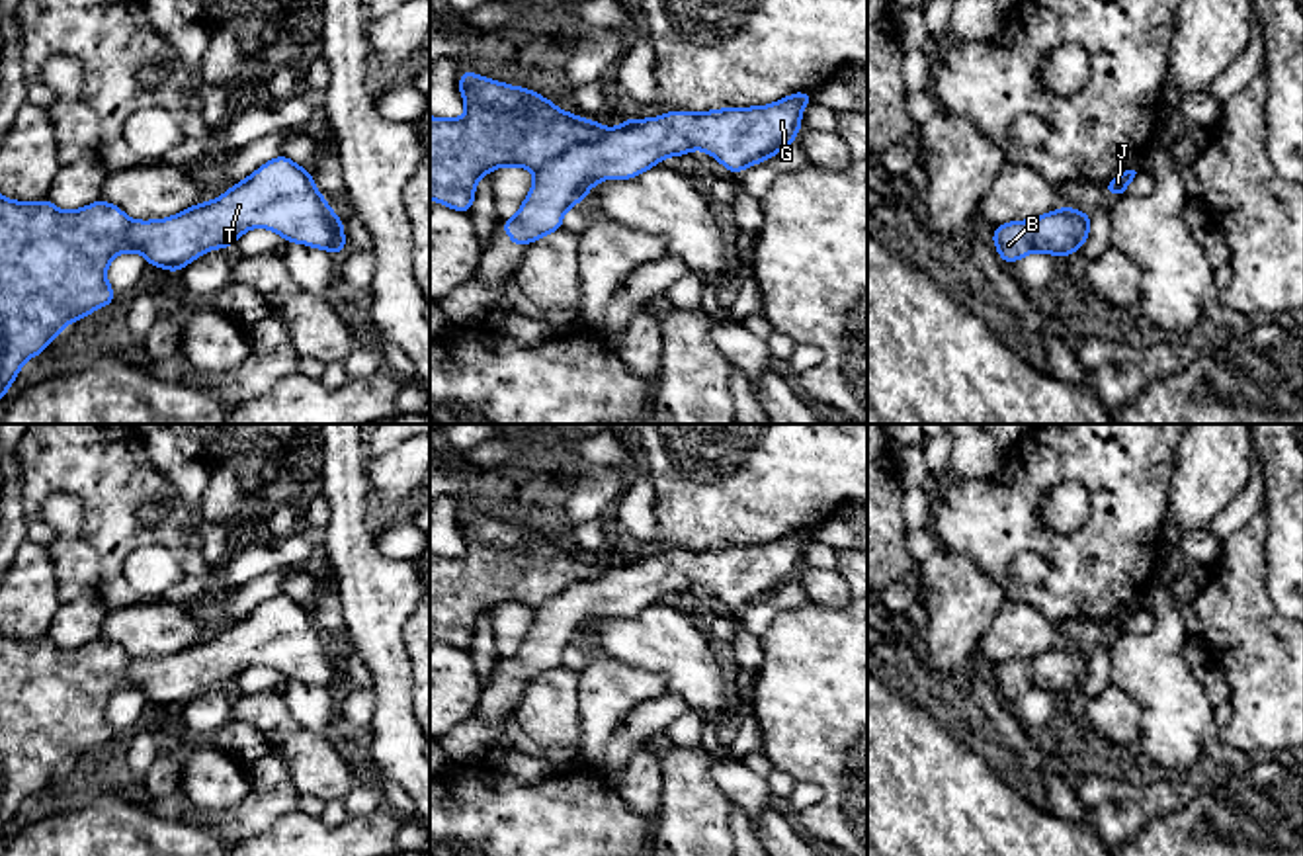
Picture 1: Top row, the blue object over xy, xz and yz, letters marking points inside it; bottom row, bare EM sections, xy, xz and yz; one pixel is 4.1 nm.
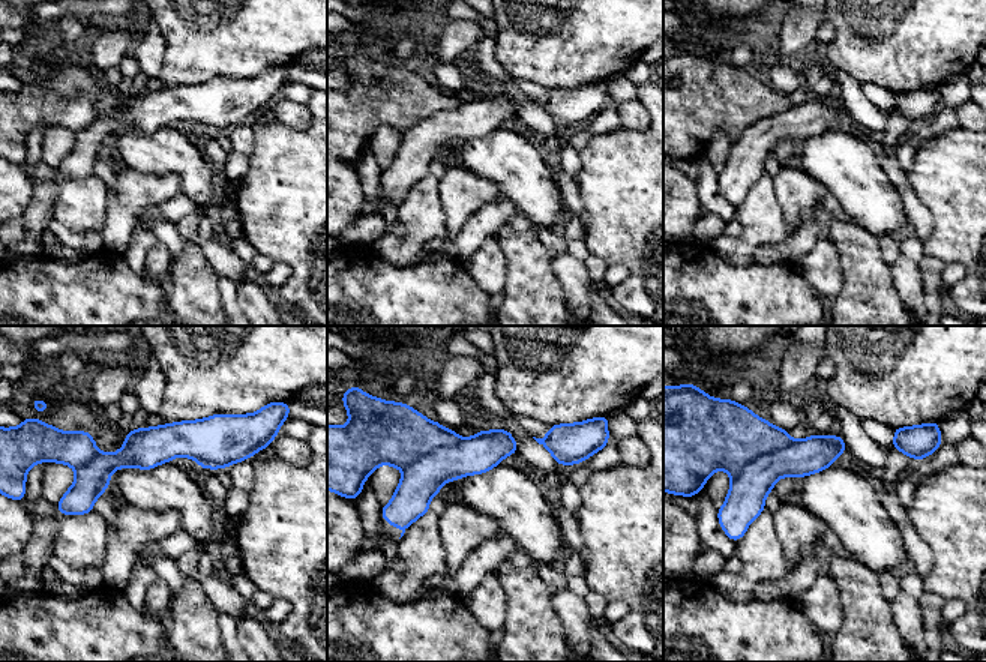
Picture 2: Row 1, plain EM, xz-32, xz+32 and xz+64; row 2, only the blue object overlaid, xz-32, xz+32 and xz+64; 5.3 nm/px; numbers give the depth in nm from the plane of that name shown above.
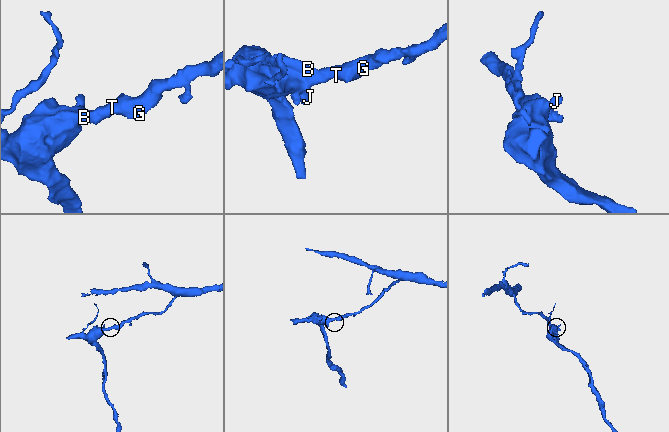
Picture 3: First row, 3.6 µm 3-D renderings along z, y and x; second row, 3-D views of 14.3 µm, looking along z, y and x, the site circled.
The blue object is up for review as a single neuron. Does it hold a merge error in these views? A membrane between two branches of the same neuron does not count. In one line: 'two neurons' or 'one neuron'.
two neurons

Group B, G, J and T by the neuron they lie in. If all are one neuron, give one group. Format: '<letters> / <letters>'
B / G J T

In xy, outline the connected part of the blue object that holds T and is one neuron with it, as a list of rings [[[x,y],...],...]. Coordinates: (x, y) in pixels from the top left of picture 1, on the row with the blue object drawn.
[[[279,154],[209,203],[174,217],[131,221],[131,240],[154,268],[178,274],[213,248],[229,248],[248,229],[272,229],[285,242],[342,254],[344,221],[318,193],[311,172]]]

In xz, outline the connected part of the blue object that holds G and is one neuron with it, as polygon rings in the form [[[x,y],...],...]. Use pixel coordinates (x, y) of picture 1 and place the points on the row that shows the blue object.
[[[795,92],[776,104],[760,107],[727,107],[703,113],[668,111],[654,119],[627,119],[608,129],[598,141],[570,147],[559,158],[533,170],[535,182],[516,217],[504,221],[498,229],[506,231],[514,246],[525,246],[553,231],[563,229],[563,213],[590,188],[606,178],[629,180],[658,164],[664,156],[682,156],[701,149],[715,156],[731,174],[752,164],[764,162],[781,149],[793,145],[801,131],[801,111],[813,102],[813,92]]]

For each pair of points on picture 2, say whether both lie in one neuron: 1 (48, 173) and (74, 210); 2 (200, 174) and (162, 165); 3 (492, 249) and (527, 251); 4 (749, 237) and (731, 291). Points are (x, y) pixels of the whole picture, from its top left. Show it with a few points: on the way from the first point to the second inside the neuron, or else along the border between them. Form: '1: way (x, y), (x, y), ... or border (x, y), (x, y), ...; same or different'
1: way (57, 182), (74, 201); same
2: way (191, 167), (171, 165); same
3: border (494, 236), (505, 258), (506, 284); different
4: border (716, 254), (731, 263), (749, 264); different

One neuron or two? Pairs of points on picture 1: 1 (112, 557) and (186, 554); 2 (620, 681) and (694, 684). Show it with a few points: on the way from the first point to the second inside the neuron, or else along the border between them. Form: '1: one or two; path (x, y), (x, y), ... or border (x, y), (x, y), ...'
1: one; path (129, 540), (133, 536), (168, 536)
2: two; border (624, 663), (657, 671), (667, 692)

